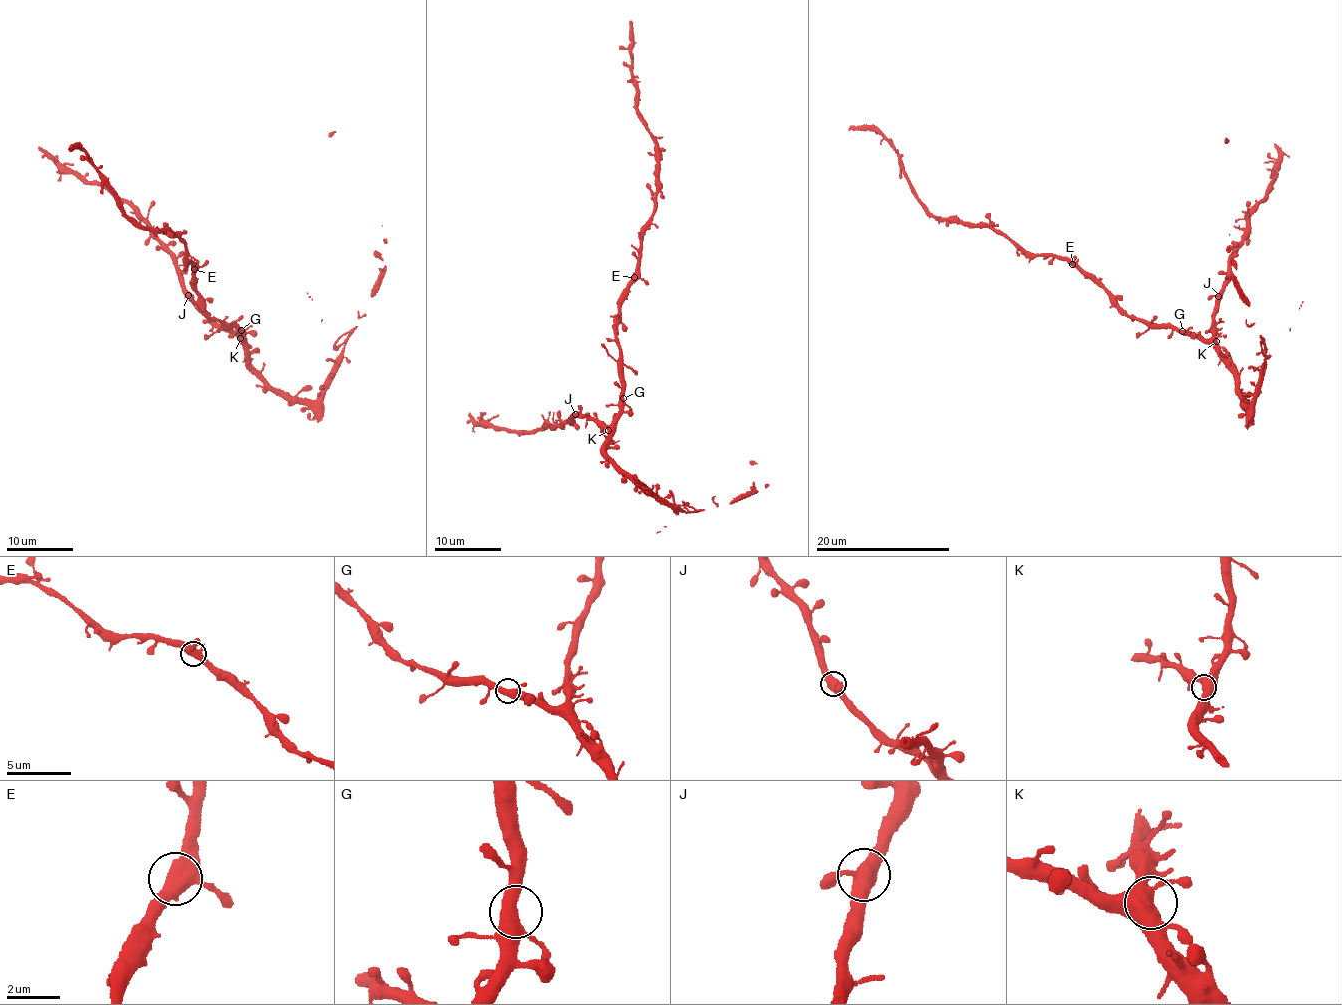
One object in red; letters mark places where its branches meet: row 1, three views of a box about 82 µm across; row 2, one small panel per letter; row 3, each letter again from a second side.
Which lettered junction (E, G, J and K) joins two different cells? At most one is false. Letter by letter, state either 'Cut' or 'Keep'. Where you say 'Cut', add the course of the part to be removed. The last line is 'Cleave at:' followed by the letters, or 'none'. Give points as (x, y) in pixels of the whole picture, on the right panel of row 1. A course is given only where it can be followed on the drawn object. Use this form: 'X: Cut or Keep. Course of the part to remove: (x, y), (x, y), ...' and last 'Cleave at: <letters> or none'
E: Keep
G: Keep
J: Keep
K: Keep
Cleave at: none

